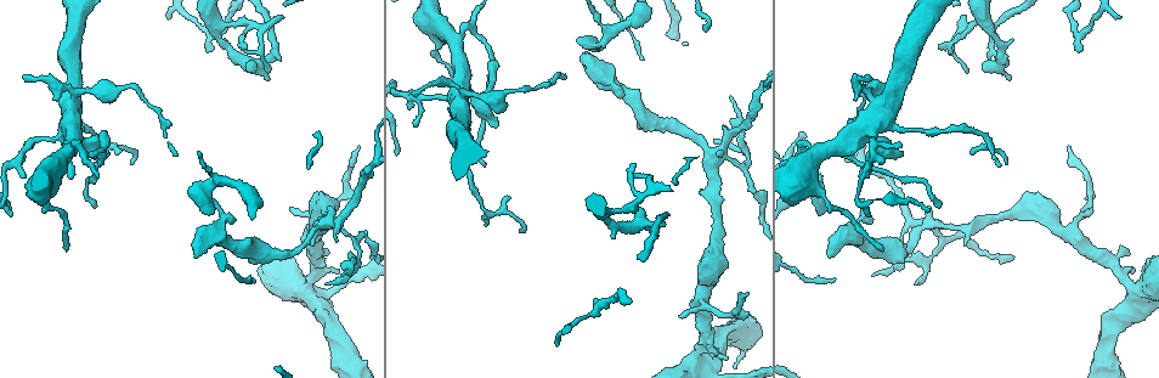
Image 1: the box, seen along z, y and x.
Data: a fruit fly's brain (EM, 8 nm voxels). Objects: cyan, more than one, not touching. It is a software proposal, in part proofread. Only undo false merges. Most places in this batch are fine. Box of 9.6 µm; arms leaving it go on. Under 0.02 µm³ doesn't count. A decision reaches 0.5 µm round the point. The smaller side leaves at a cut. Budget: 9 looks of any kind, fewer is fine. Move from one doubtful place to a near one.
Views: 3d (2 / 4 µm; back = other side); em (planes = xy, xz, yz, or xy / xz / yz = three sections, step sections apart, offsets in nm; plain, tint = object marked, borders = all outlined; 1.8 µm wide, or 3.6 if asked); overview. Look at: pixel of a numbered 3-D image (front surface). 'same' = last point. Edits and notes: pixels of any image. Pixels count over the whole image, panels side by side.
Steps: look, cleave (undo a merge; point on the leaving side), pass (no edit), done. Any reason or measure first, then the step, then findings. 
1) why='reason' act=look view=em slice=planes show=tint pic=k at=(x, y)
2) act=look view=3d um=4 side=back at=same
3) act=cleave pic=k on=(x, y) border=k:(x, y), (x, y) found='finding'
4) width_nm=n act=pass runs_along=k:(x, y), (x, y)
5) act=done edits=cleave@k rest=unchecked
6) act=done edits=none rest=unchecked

why='abrupt turn' act=look view=3d um=4 pic=1 at=(1069, 235)

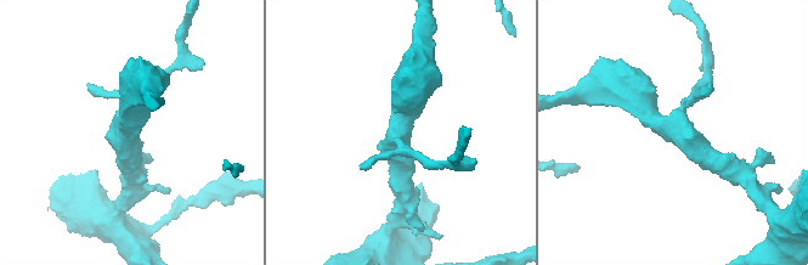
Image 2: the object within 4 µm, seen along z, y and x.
act=look view=em slice=xz step=16 show=tint pic=2 at=(402, 129)

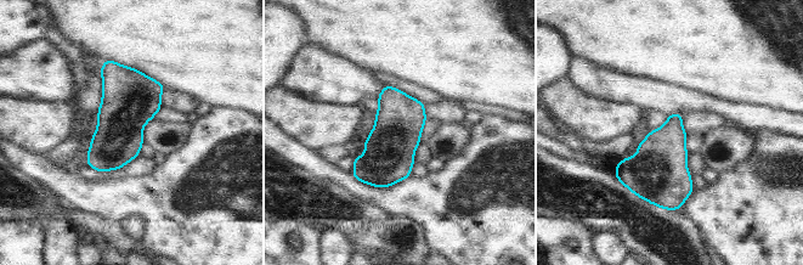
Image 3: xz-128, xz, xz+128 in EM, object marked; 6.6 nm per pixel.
why='another direction' act=look view=em slice=planes show=borders at=same

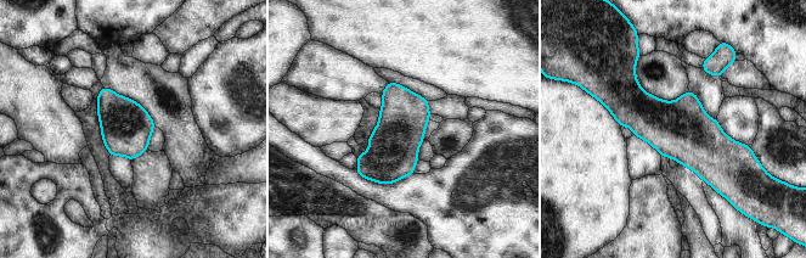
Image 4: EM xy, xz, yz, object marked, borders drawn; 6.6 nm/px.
act=pass found='continuous, no second cell'

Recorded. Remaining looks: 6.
why='four arms meet' act=look view=3d um=4 pic=1 at=(324, 225)

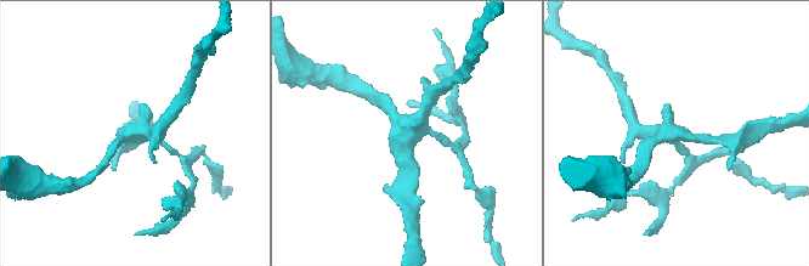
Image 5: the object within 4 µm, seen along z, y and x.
arms=4 why='now the EM' act=look view=em slice=xy step=4 show=tint pic=5 at=(405, 130)

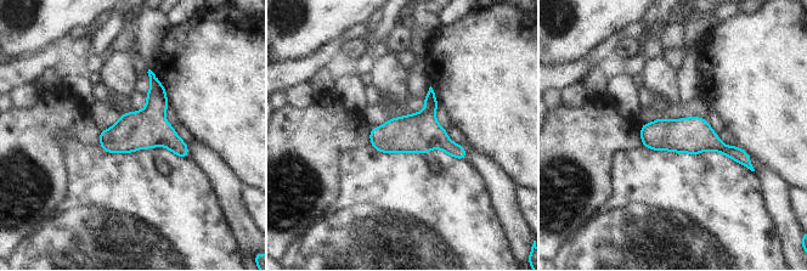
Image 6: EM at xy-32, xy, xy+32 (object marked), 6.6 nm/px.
why='cut it another way' act=look view=em slice=planes show=borders at=same

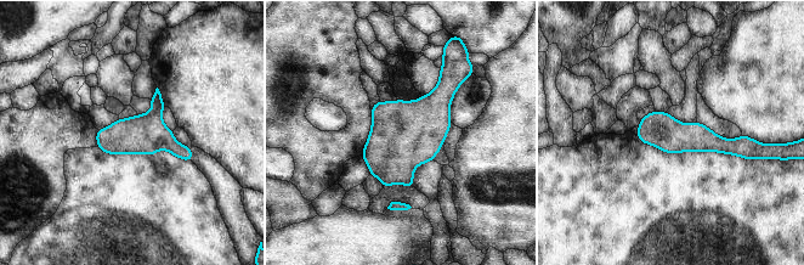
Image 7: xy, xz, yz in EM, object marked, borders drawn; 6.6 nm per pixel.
act=pass runs_along=7:(641, 124), (674, 137), (746, 142) found='one cell here'

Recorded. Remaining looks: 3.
why='a fork' act=look view=3d um=2 side=back pic=1 at=(874, 120)

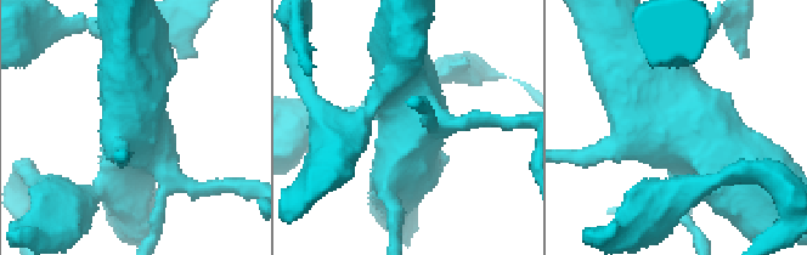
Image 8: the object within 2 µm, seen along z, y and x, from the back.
act=look view=em slice=xz step=4 show=tint pic=8 at=(137, 128)

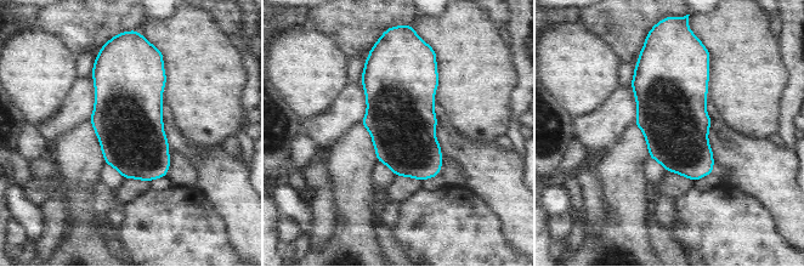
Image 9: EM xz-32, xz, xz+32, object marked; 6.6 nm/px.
why='another direction' act=look view=em slice=planes show=tint at=same

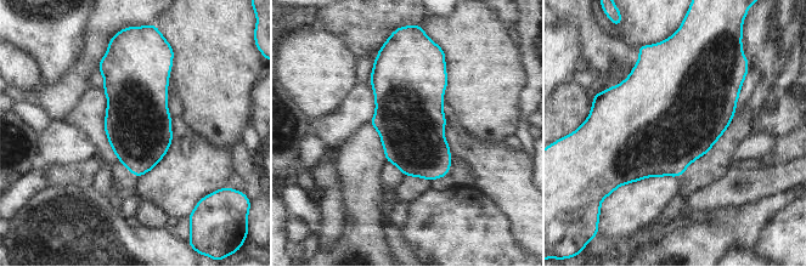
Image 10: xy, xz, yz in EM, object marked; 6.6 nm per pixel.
width_nm=440 act=pass found='all the same cell'

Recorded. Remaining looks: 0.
act=done edits=none rest=unchecked

